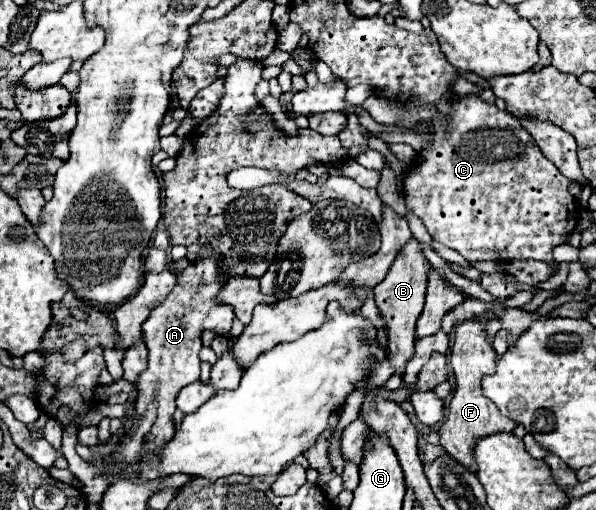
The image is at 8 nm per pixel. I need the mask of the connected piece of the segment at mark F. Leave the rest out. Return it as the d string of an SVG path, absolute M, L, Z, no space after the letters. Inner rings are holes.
M470 318L470 320L454 324L454 344L450 350L450 366L456 376L456 390L446 408L446 418L438 430L440 444L444 446L444 450L450 456L454 456L454 460L458 460L460 464L466 464L466 468L470 468L472 472L476 470L472 460L474 440L482 438L484 434L512 432L516 428L516 422L502 416L496 404L492 404L492 400L488 400L482 394L480 380L484 374L494 372L494 364L496 364L496 350L488 338L486 326L488 326L488 320L482 320L482 318Z

